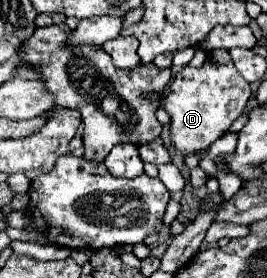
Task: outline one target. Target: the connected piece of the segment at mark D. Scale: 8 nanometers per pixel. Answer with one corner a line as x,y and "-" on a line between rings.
228,50
208,52
208,58
202,68
184,66
174,76
170,92
162,102
164,110
172,118
170,132
178,152
192,154
206,150
244,112
248,98
250,98
250,84
236,72

